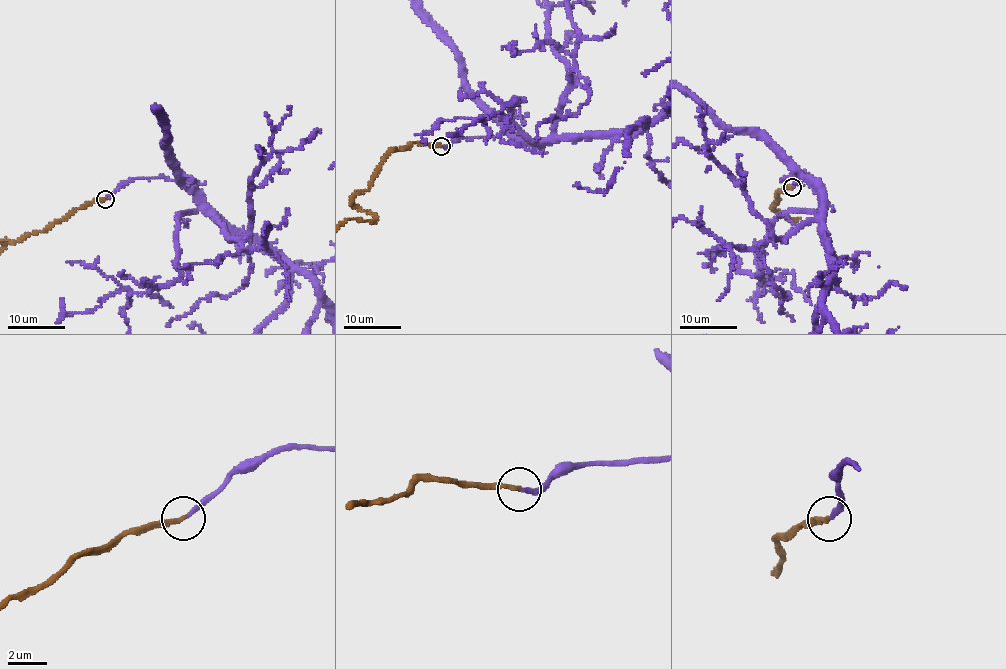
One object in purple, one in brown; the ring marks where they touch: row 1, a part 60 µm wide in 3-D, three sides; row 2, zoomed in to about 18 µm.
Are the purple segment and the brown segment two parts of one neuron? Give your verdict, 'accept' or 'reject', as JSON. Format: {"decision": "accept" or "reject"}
{"decision": "accept"}

